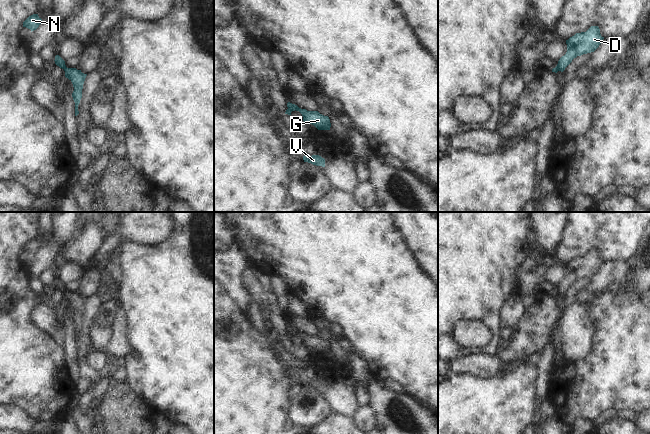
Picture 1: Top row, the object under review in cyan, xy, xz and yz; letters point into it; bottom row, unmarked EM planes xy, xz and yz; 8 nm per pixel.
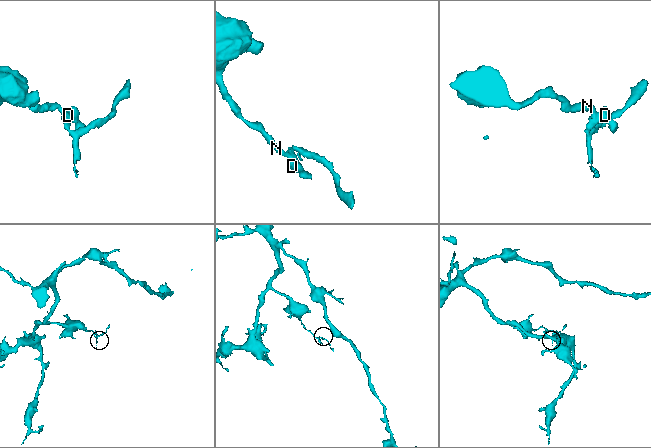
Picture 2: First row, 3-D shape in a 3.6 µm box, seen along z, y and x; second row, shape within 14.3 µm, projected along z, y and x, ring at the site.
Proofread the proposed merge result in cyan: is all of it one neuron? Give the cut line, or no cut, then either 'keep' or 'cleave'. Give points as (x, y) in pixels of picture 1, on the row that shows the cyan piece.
xy (66, 67), (64, 70) | cleave

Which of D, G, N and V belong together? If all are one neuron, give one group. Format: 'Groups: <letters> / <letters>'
Groups: D N V / G

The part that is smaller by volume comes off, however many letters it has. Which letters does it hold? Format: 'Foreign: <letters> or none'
Foreign: G

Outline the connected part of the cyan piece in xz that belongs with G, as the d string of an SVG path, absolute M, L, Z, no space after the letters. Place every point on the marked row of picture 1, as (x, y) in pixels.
M290 102L287 103L287 107L292 111L299 111L303 116L303 121L314 125L318 130L330 130L331 123L328 116L324 116L318 111L307 111L306 109L301 109Z

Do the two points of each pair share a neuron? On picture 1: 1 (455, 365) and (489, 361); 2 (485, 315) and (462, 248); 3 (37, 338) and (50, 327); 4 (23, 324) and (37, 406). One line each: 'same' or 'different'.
1: same
2: same
3: different
4: same

